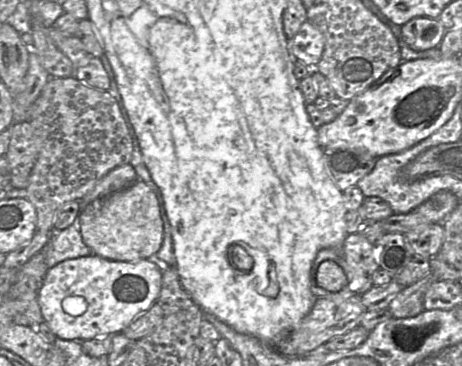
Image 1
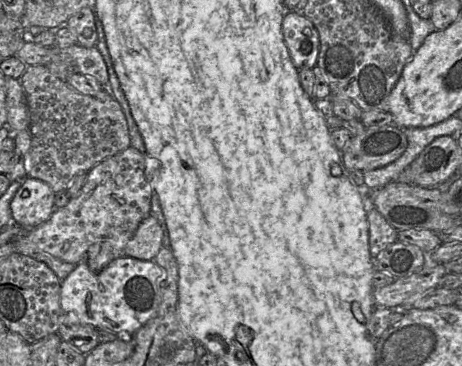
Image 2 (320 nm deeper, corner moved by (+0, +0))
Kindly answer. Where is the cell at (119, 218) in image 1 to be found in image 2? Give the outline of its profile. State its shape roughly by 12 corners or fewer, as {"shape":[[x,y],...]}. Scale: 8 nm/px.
{"shape":[[151,214],[138,226],[124,256],[153,260],[163,231]]}

